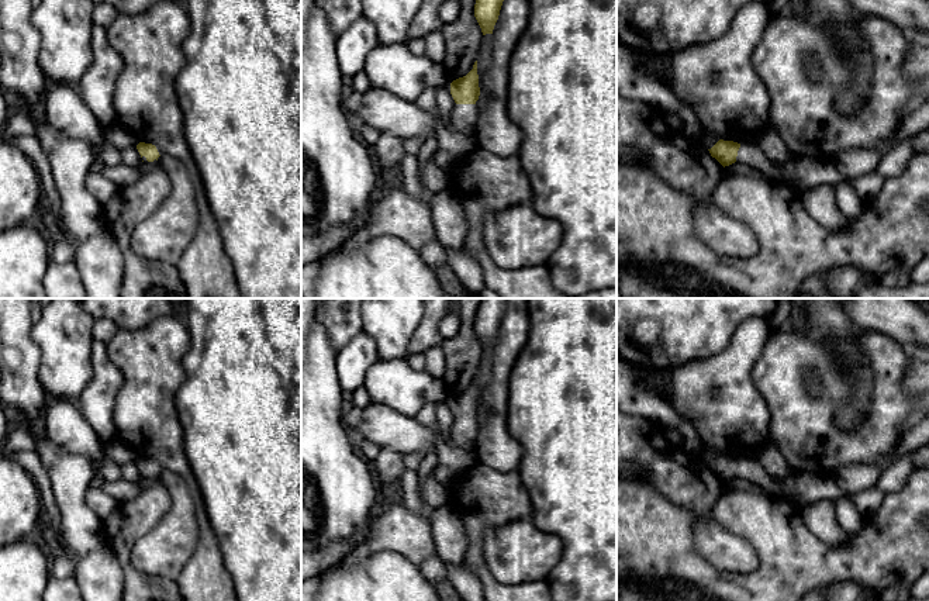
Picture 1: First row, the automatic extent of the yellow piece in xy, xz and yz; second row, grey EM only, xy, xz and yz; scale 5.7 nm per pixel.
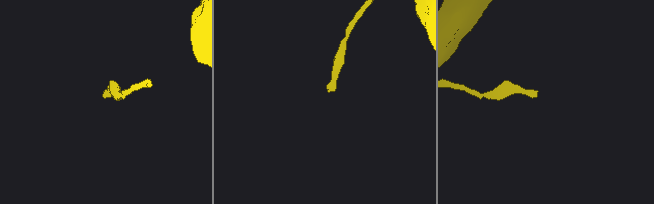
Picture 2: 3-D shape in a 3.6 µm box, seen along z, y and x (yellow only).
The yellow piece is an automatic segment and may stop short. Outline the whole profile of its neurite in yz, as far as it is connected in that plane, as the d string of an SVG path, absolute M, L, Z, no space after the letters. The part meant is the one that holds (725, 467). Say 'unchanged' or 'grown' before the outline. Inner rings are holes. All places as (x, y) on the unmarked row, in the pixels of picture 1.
grown | M719 455L708 466L723 483L739 477L761 486L773 497L791 500L790 494L781 486L781 480L770 477L757 459L738 459L733 456Z

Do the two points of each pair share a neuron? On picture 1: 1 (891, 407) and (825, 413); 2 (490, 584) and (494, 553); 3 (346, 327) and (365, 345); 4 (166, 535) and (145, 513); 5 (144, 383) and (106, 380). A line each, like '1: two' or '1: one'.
1: one
2: two
3: two
4: two
5: two

